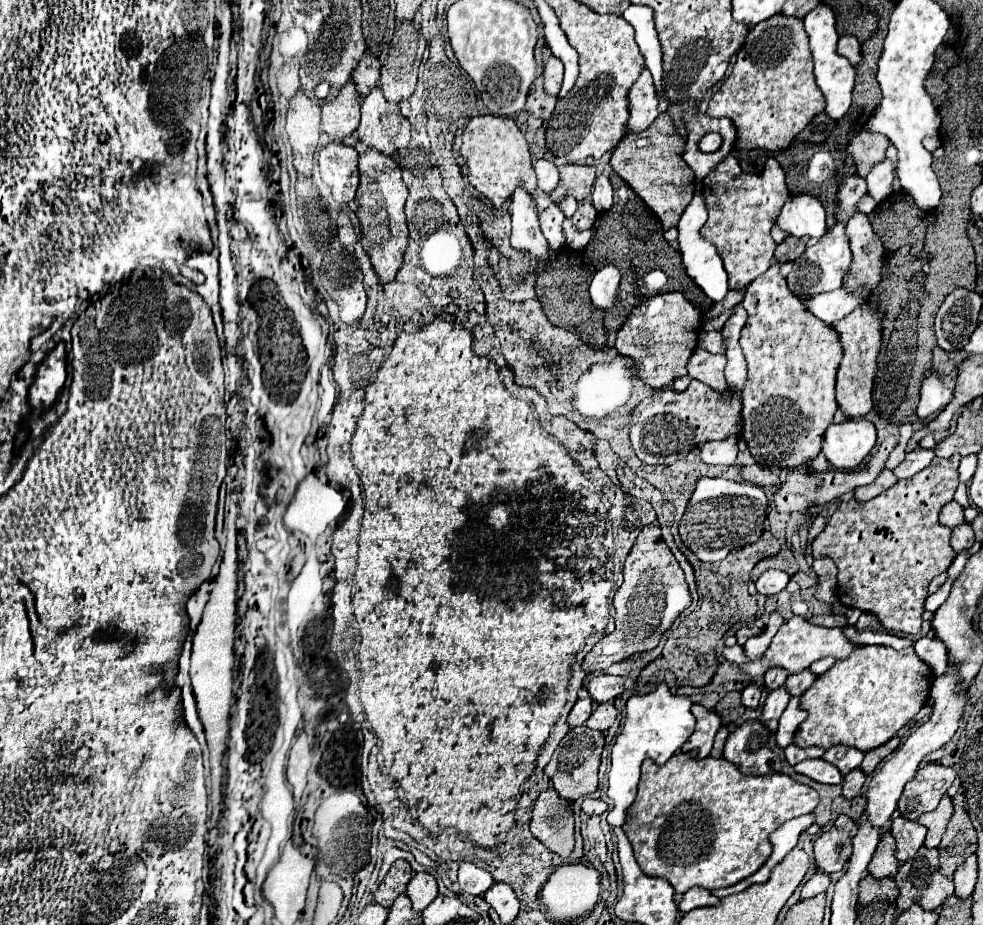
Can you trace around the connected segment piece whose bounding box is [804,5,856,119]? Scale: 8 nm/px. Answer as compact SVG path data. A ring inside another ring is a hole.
M818 5L804 17L804 29L810 39L810 49L814 55L814 77L816 85L824 93L826 99L826 113L832 119L840 119L852 101L852 89L855 86L856 70L850 65L850 61L842 55L836 53L836 43L838 43L838 33L834 27L834 13L828 5Z

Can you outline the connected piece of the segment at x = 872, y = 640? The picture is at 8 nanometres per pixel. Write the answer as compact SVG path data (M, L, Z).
M844 627L842 629L850 641L856 641L858 645L884 645L884 647L892 647L892 649L906 649L912 645L910 637L898 637L892 635L888 631L858 631L856 627Z

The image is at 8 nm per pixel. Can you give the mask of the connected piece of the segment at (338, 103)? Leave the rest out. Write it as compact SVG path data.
M352 81L340 89L338 97L322 105L322 131L334 141L342 141L352 135L360 123L360 95Z

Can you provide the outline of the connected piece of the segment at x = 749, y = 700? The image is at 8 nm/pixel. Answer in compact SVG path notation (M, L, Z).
M750 683L750 685L742 691L742 703L744 703L744 707L758 707L760 693L762 693L762 689L760 689L756 683Z

